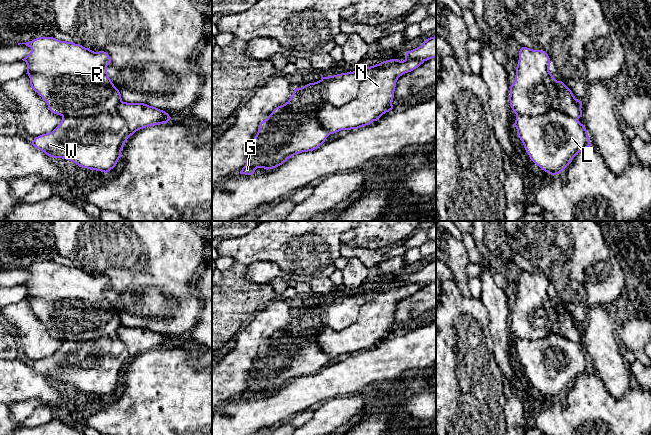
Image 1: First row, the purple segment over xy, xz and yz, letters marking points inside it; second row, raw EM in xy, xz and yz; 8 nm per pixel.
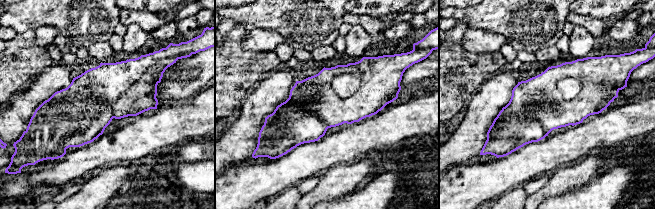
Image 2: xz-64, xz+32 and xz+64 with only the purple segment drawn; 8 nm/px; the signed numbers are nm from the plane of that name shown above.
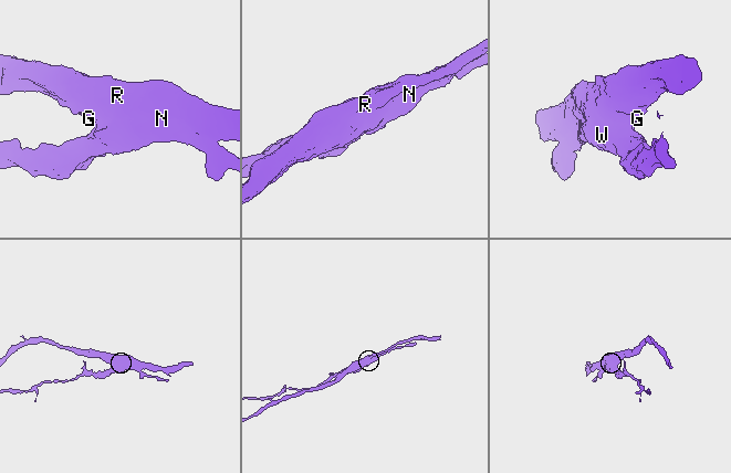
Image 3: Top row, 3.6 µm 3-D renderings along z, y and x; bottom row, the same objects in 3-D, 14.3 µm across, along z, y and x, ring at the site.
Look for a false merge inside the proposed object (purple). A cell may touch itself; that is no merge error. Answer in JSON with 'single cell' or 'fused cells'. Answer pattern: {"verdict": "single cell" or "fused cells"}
{"verdict": "fused cells"}

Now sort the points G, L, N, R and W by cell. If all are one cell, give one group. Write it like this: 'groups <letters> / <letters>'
groups G R / L N W

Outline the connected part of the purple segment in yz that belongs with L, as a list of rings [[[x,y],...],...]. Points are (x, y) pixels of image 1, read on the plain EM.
[[[551,334],[535,341],[516,339],[513,350],[530,383],[551,399],[562,396],[579,376],[591,370],[585,350],[562,335]]]

